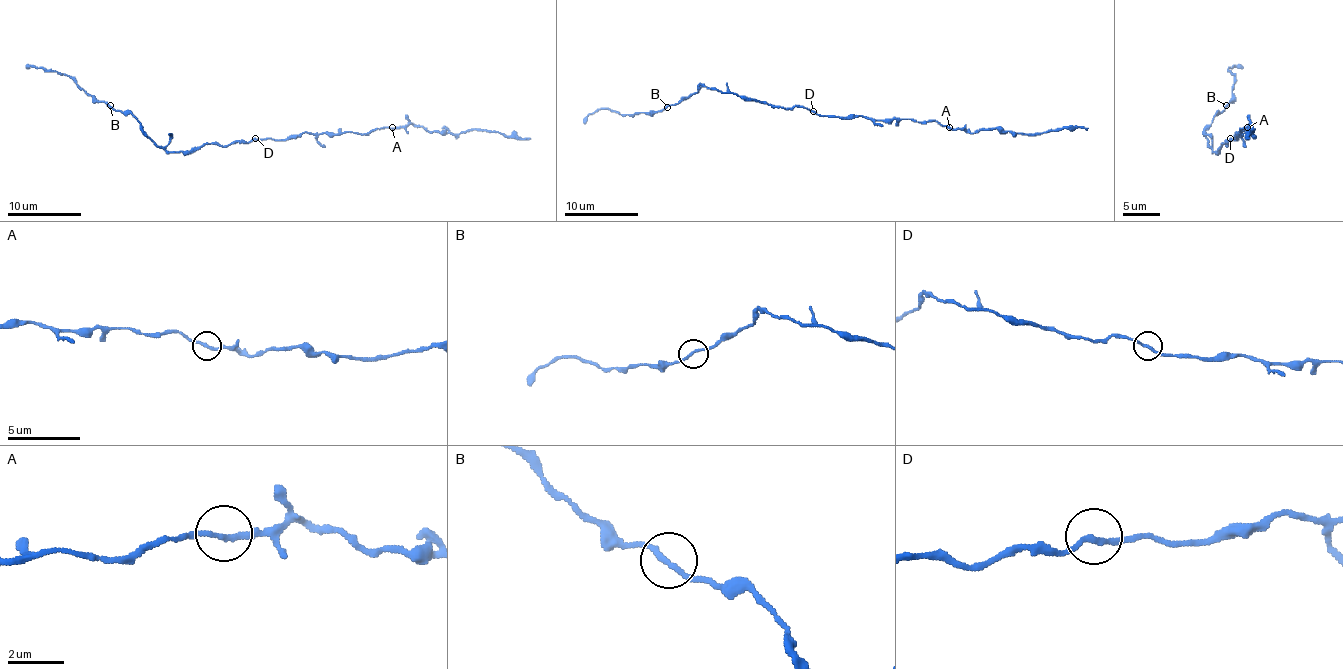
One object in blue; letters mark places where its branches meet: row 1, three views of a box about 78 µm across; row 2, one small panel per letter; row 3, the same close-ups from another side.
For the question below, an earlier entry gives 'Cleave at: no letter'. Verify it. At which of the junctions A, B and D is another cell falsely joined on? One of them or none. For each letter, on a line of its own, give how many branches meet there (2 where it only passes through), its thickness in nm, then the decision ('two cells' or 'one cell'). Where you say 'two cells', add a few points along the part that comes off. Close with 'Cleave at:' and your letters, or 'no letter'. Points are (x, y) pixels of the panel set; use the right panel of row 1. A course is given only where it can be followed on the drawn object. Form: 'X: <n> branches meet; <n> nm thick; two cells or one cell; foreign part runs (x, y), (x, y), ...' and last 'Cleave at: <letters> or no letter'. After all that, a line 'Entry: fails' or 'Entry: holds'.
A: 2 branches meet; 180 nm thick; one cell
B: 2 branches meet; 170 nm thick; one cell
D: 2 branches meet; 170 nm thick; one cell
Cleave at: no letter
Entry: holds

